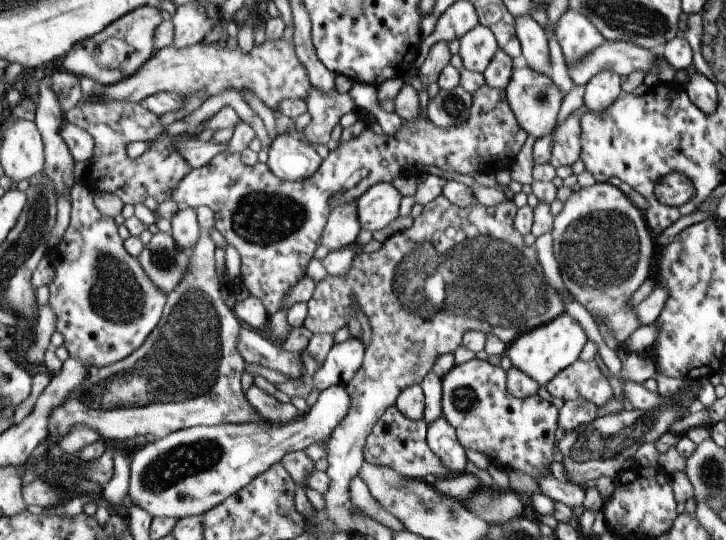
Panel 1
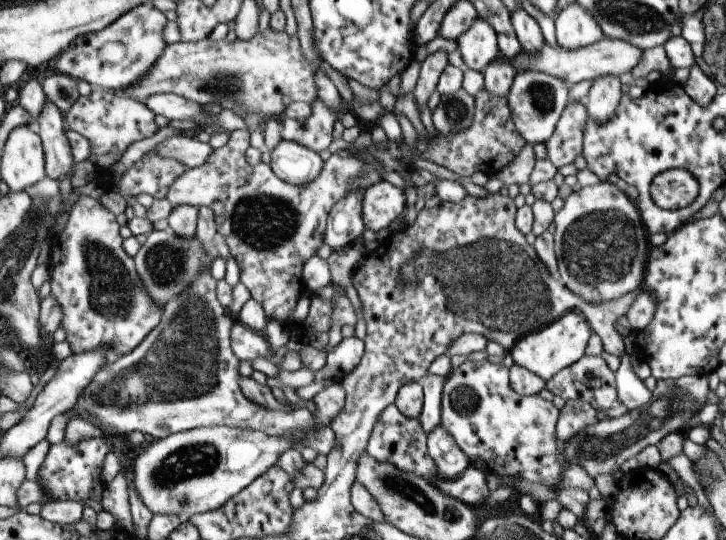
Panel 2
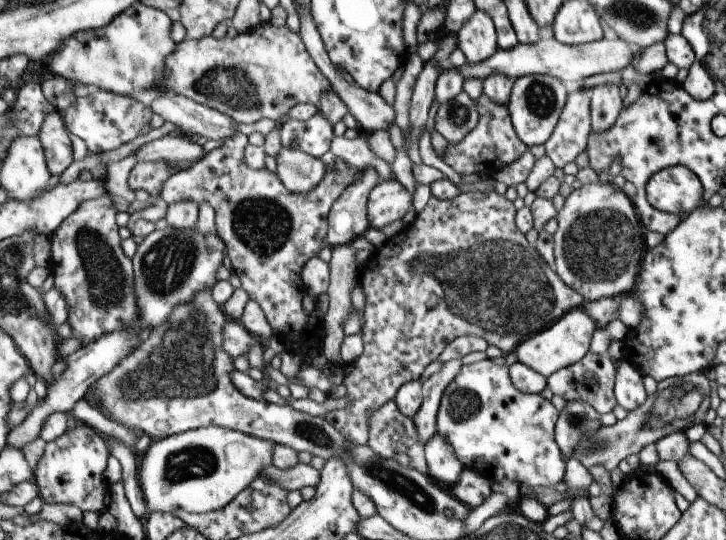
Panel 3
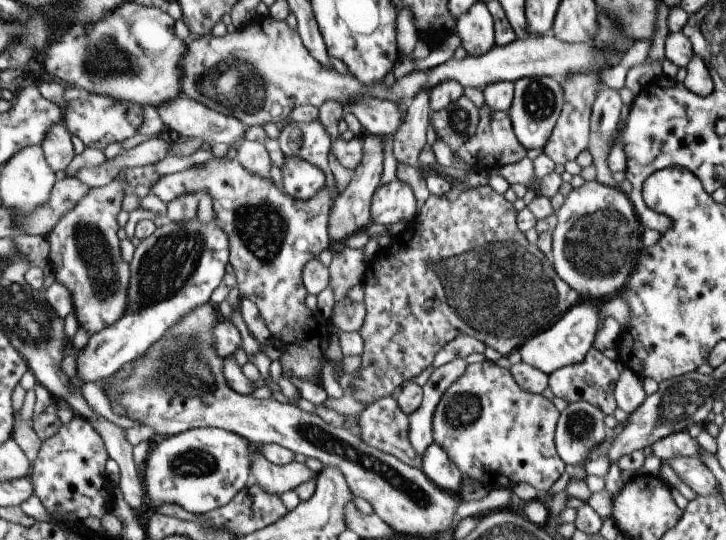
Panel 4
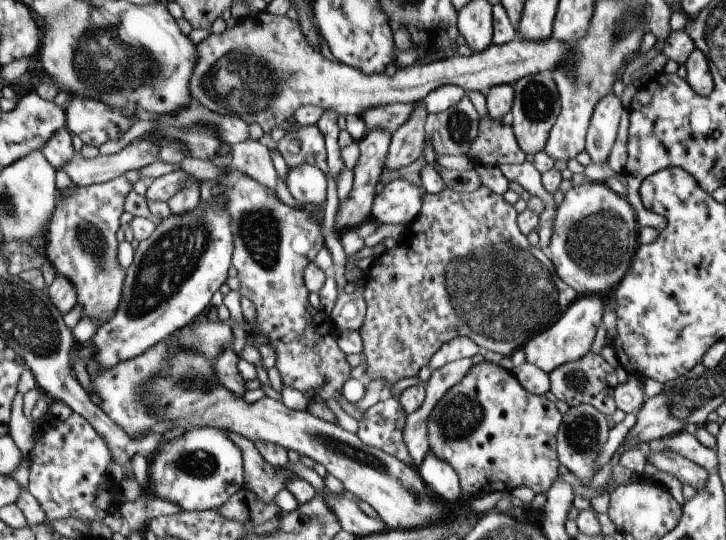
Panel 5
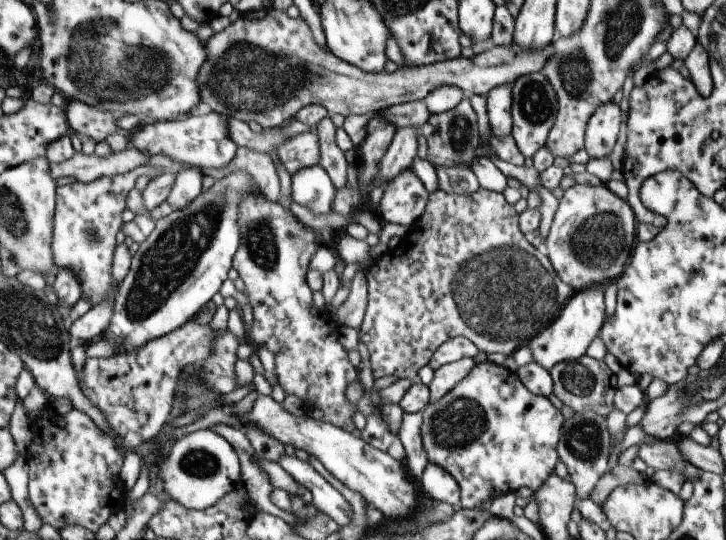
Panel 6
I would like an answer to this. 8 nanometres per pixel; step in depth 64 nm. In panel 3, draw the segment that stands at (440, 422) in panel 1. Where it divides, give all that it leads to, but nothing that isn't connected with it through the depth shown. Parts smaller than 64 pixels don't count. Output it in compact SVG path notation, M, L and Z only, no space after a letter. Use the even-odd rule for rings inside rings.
M435 434L423 448L426 475L442 488L453 487L463 468L444 439Z

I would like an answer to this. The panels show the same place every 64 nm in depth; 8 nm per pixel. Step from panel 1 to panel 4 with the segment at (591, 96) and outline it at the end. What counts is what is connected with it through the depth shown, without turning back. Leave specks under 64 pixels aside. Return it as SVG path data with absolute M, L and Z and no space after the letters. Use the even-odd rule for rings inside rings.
M601 86L594 99L588 129L587 152L591 155L592 166L596 171L595 181L604 186L617 188L619 184L611 177L606 159L612 144L612 137L618 131L621 114L621 100L617 91Z

